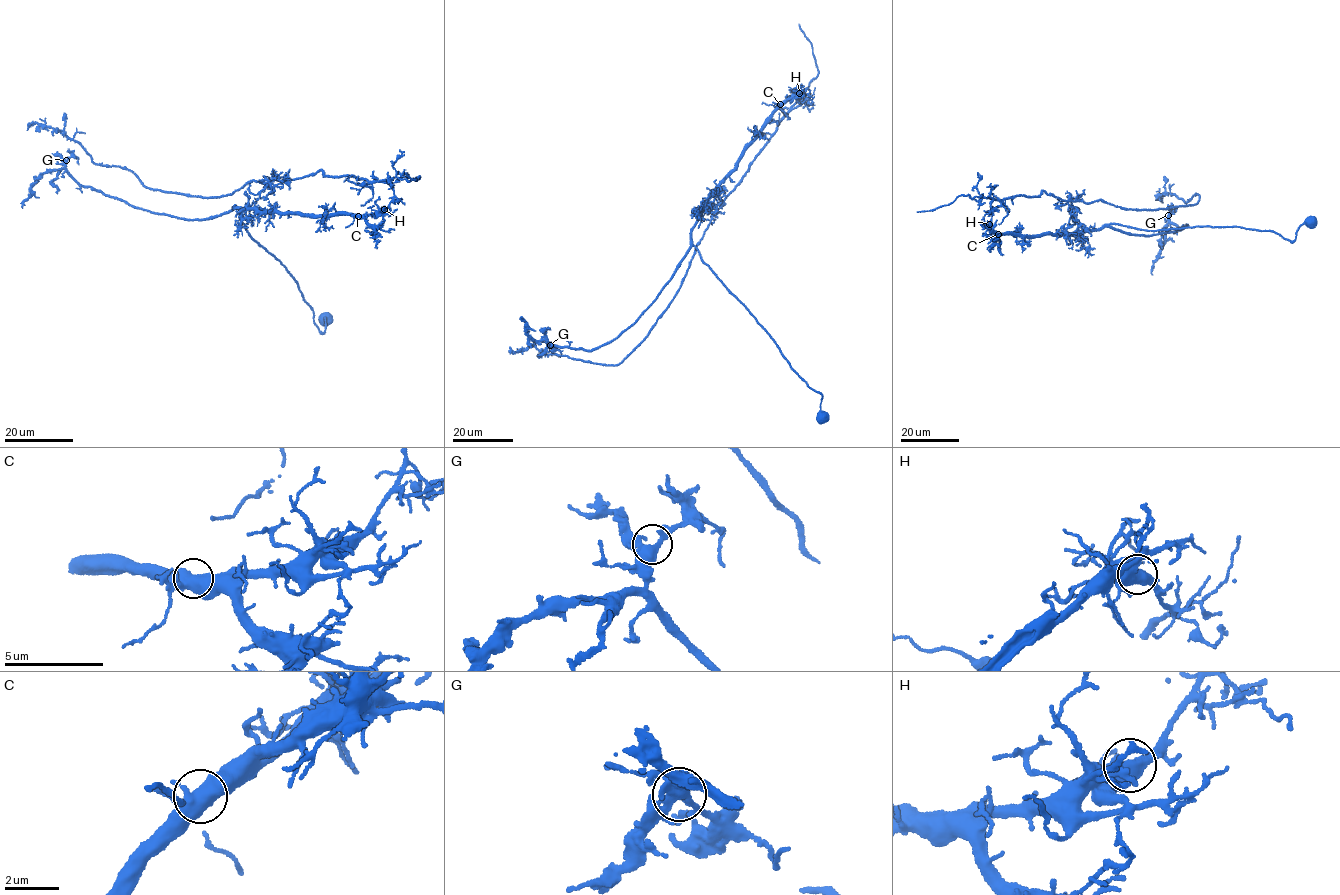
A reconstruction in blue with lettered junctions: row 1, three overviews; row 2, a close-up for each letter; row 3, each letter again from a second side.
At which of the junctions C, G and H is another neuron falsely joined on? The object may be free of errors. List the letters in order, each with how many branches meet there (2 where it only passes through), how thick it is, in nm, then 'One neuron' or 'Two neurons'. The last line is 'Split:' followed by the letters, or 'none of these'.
C: Branches: 3. Thickness 480 nm. One neuron
G: Branches: 3. Thickness 360 nm. One neuron
H: Branches: 3. Thickness 440 nm. Two neurons
Split: H

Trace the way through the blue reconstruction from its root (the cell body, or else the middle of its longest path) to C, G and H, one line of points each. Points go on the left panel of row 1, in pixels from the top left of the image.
C: (325, 318), (324, 333), (297, 282), (251, 237), (234, 206), (358, 216)
G: (325, 318), (324, 333), (297, 282), (251, 237), (236, 207), (199, 221), (155, 214), (80, 186), (66, 160)
H: (325, 318), (324, 333), (297, 282), (251, 237), (234, 206), (316, 216), (372, 214), (384, 209)

